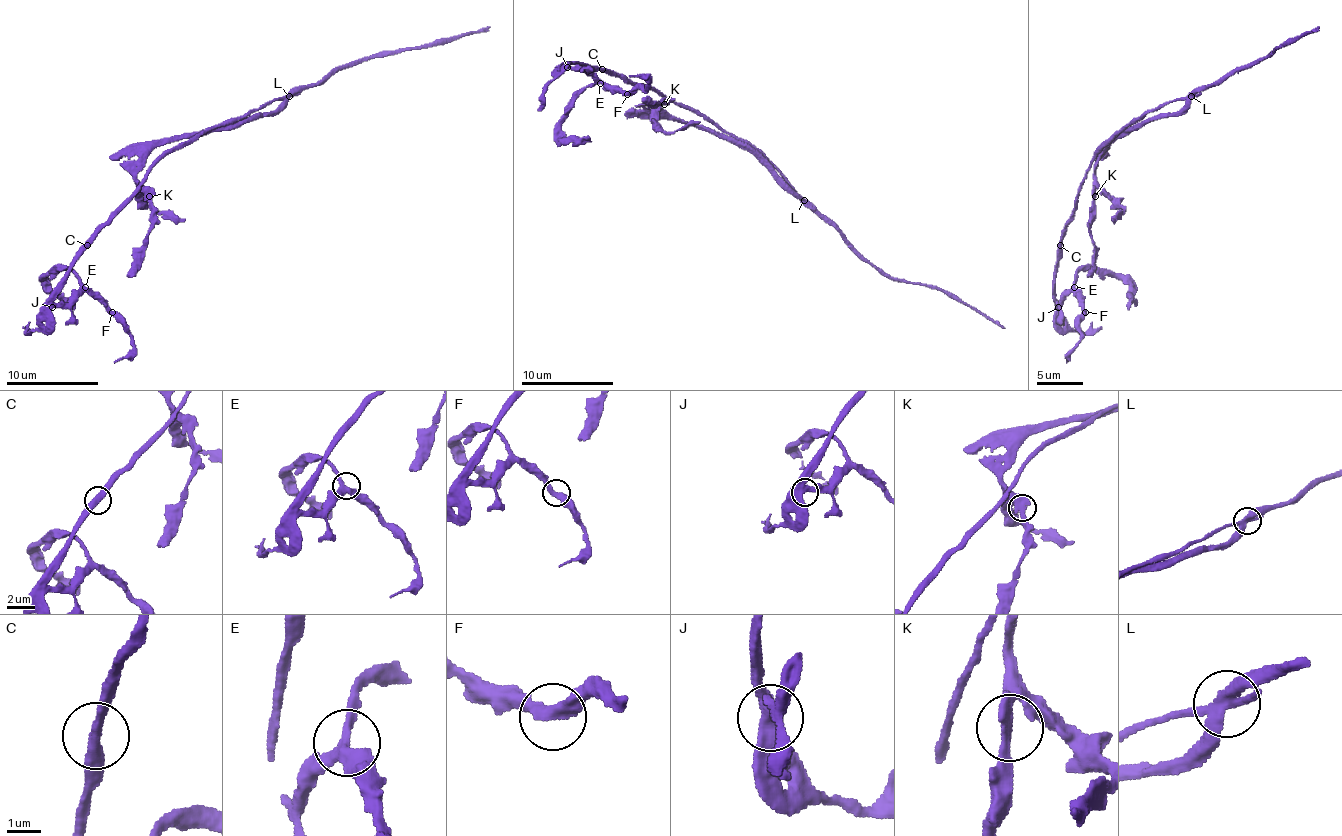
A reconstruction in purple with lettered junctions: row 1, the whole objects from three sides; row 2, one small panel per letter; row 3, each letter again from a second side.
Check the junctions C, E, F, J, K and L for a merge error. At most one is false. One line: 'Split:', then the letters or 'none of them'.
Split: L

